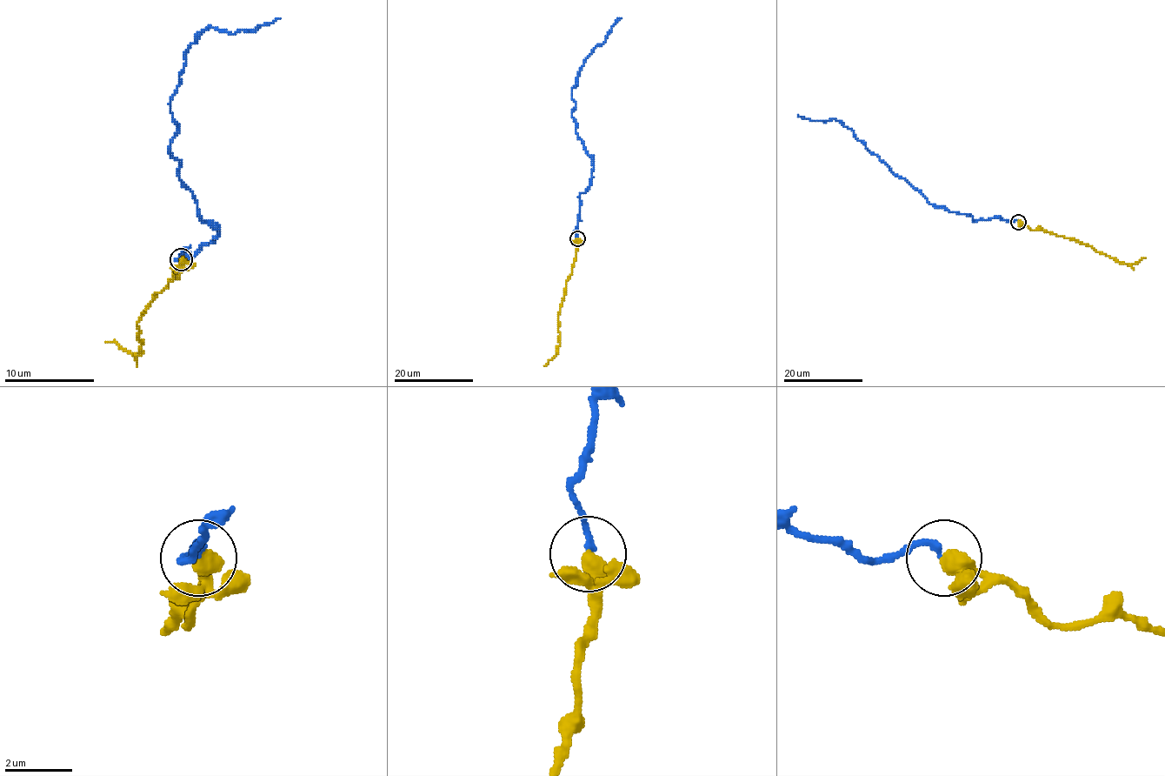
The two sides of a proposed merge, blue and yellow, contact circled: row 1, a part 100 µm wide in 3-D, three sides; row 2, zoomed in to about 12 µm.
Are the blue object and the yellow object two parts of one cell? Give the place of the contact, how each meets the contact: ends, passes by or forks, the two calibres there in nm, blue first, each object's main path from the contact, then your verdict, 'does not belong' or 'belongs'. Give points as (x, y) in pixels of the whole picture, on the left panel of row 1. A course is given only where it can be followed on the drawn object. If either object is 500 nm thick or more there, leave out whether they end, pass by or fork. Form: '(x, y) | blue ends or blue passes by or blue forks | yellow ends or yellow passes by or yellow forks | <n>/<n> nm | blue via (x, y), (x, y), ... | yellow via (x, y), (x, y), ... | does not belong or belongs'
(181, 259) | blue ends | yellow passes by | 170/360 nm | blue via (182, 258), (217, 230), (170, 153), (170, 99), (186, 52), (203, 30), (236, 34), (280, 18) | yellow via (182, 258), (176, 277), (155, 295), (136, 324), (143, 342), (141, 353), (134, 355), (114, 342), (105, 342) | belongs

